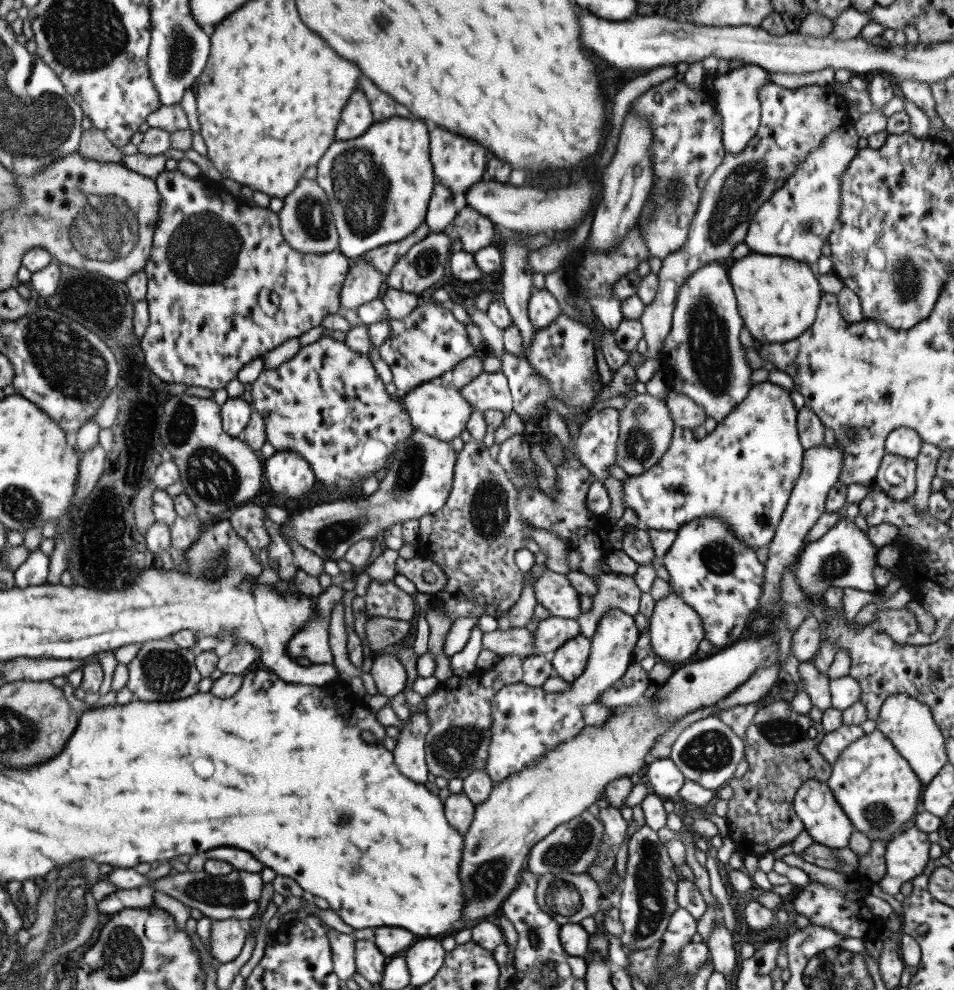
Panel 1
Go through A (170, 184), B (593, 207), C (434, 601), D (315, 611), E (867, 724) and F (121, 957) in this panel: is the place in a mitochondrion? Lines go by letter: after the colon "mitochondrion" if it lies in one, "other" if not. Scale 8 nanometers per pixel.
A: other
B: other
C: other
D: other
E: other
F: mitochondrion

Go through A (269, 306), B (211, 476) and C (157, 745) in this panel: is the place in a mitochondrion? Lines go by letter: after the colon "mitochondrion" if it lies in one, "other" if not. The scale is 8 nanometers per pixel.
A: other
B: mitochondrion
C: other

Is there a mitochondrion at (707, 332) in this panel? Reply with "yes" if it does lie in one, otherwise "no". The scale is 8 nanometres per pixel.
yes

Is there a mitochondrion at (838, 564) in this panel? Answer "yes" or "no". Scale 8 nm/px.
yes

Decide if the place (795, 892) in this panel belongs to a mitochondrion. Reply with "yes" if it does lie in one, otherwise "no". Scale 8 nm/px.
no

